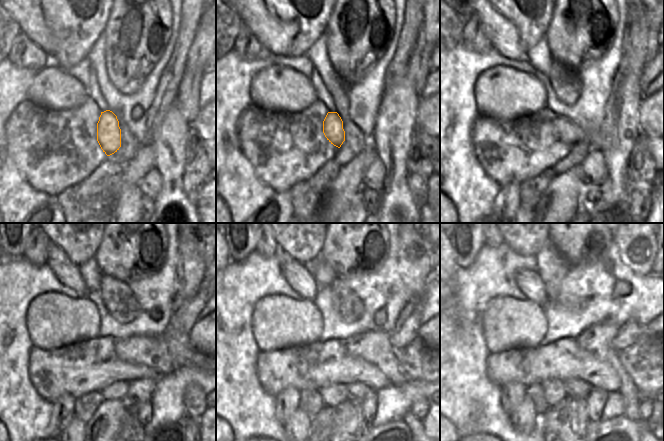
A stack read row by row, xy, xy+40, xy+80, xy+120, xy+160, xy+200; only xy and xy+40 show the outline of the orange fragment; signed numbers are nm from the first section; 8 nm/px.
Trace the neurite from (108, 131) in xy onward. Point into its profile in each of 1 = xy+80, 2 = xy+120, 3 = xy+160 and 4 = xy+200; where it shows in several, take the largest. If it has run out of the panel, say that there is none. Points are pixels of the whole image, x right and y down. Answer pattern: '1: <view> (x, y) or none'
1: xy+80 (569, 132)
2: xy+120 (148, 350)
3: xy+160 (373, 346)
4: xy+200 (596, 339)

